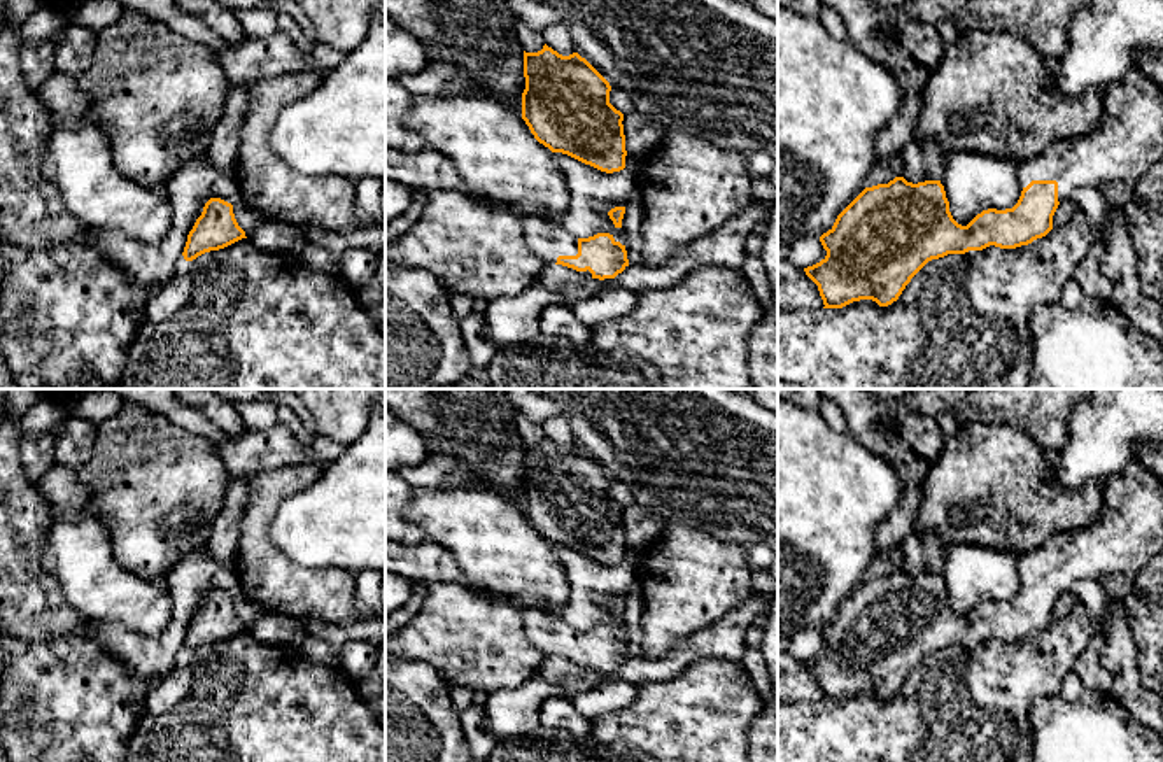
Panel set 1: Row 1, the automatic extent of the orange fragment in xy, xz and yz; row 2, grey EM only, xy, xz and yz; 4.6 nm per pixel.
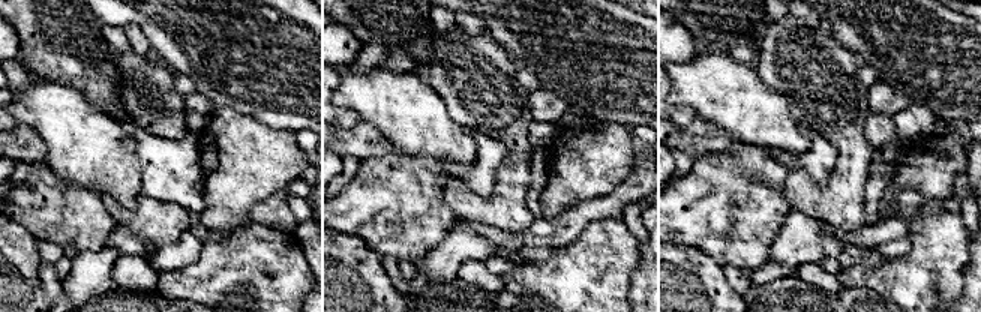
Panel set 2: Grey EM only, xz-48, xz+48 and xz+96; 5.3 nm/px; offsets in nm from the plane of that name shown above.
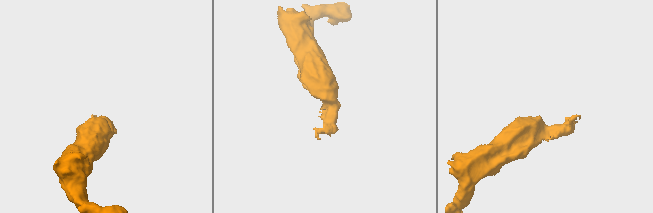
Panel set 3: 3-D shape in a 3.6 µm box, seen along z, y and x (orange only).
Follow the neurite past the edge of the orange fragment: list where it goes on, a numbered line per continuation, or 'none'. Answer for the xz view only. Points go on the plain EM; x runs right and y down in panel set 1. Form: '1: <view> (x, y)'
1: xz (547, 633)

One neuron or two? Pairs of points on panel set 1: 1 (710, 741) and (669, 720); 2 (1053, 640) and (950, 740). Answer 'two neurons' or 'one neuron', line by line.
1: one neuron
2: one neuron

